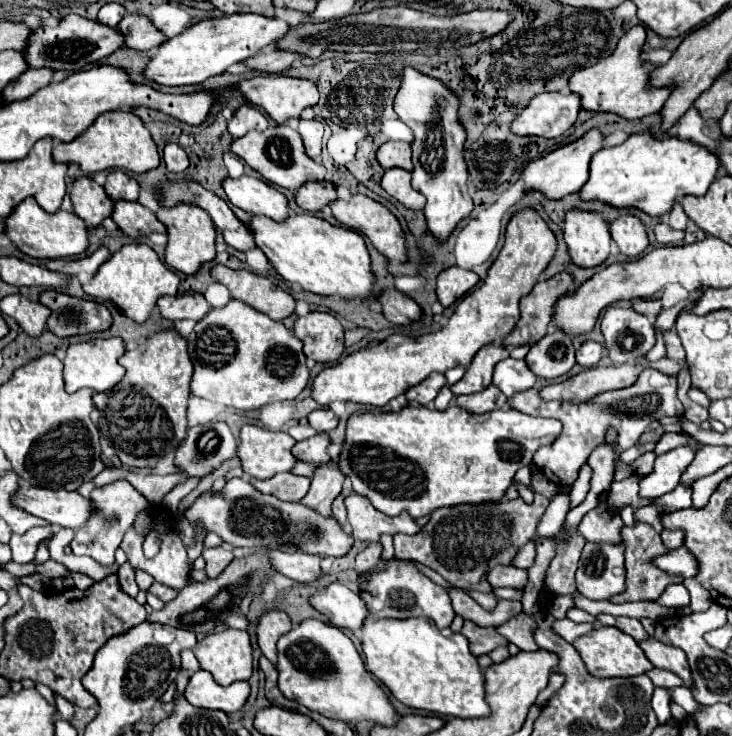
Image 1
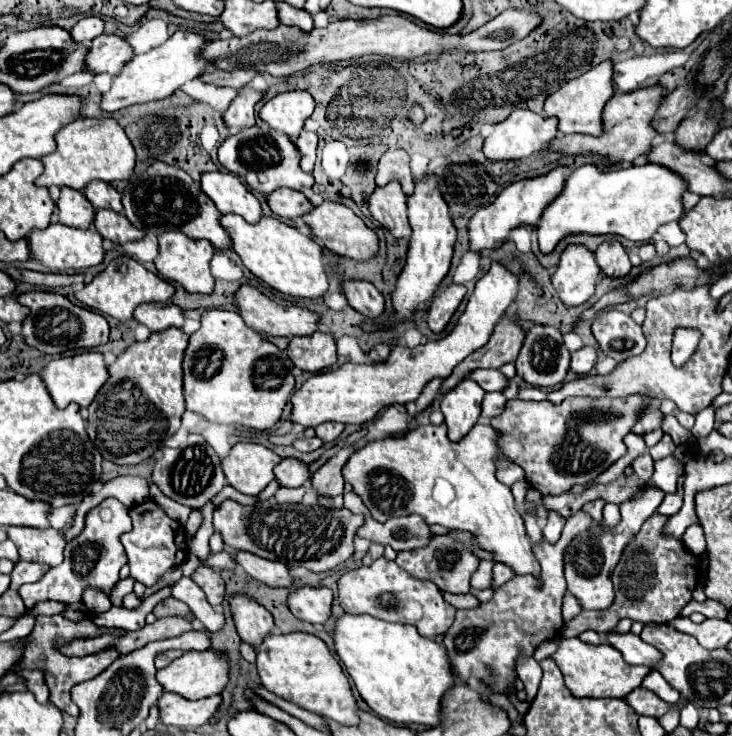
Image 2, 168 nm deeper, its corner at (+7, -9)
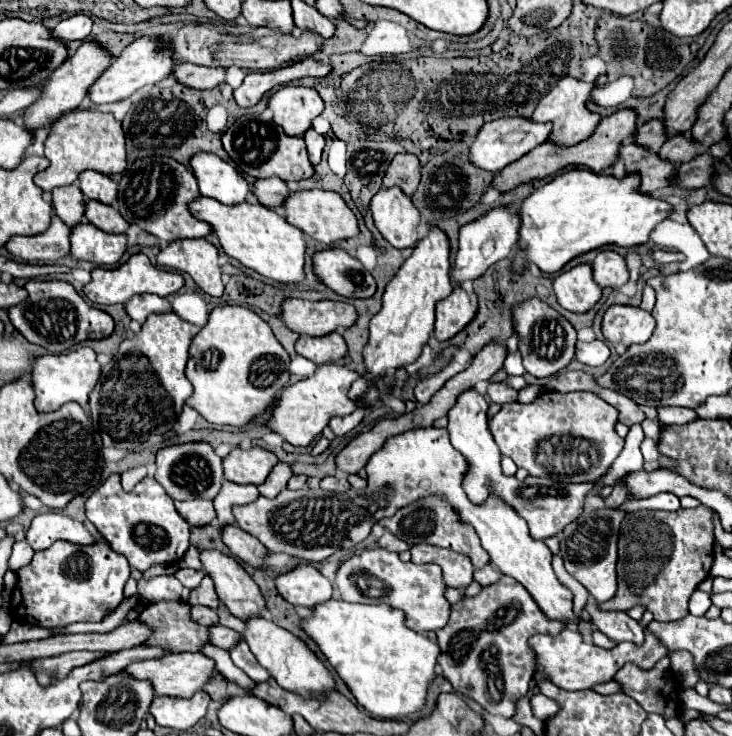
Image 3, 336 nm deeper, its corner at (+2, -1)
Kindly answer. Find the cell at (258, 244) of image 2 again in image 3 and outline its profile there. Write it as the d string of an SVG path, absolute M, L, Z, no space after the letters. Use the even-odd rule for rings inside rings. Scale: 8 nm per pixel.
M198 198L190 204L190 212L212 224L222 250L240 260L246 268L256 270L258 274L280 282L280 284L300 284L304 282L304 262L306 262L306 240L300 228L286 222L286 218L278 216L274 210L262 206L262 204L238 204L238 206L226 206L218 200L210 198Z

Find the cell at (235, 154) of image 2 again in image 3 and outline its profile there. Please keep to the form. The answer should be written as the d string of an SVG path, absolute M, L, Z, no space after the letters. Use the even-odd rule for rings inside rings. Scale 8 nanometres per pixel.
M248 114L248 116L238 118L222 134L222 144L224 144L224 150L228 152L228 156L234 160L234 164L238 166L238 170L244 176L250 176L256 180L276 176L276 178L290 182L290 180L304 180L314 174L312 164L320 162L320 156L324 150L324 136L318 134L314 128L308 128L304 132L304 140L296 138L296 136L286 136L286 132L272 120L264 122L260 116ZM304 142L306 142L306 146L304 146ZM306 148L308 148L308 154L306 154ZM308 156L310 156L310 160L308 160Z

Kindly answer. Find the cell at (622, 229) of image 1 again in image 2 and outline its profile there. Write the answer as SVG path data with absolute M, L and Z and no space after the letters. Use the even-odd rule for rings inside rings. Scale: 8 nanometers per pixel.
M603 242L595 252L597 264L601 268L603 276L609 278L623 278L631 272L631 262L625 252L625 248L619 242Z

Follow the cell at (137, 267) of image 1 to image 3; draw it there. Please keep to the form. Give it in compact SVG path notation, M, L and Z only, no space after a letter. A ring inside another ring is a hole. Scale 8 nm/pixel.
M132 254L128 262L118 268L94 268L92 282L84 286L84 294L88 300L96 304L126 304L134 294L156 294L156 296L170 296L176 294L184 286L184 280L178 272L158 270L152 266L146 254Z

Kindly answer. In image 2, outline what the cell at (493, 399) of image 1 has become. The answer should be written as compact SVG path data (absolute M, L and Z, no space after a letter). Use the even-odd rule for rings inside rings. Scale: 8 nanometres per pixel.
M487 392L483 396L483 412L481 412L481 416L485 416L485 418L499 416L503 412L505 404L507 404L507 398L501 392Z

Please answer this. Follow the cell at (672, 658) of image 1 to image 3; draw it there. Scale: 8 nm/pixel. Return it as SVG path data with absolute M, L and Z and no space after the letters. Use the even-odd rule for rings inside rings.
M594 600L586 604L586 612L590 614L594 626L604 632L610 640L618 642L632 642L642 644L644 640L644 628L640 622L630 618L626 612L602 612Z

